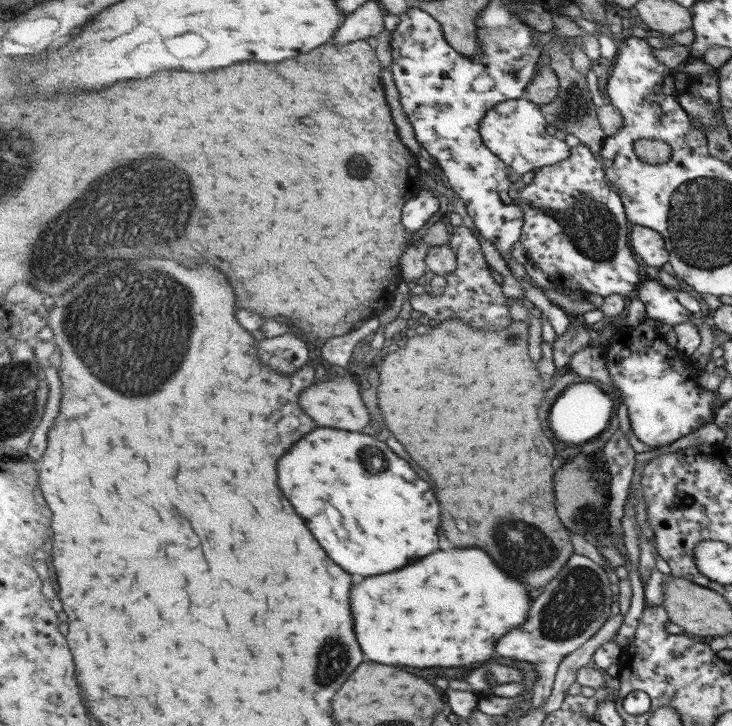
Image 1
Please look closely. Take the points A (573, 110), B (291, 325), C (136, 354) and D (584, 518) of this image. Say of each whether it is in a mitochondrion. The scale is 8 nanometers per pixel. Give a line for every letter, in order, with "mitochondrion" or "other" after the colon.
A: mitochondrion
B: other
C: mitochondrion
D: mitochondrion

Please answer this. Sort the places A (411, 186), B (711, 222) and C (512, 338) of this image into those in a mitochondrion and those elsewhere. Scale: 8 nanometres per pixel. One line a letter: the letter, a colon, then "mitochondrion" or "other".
A: other
B: mitochondrion
C: other

